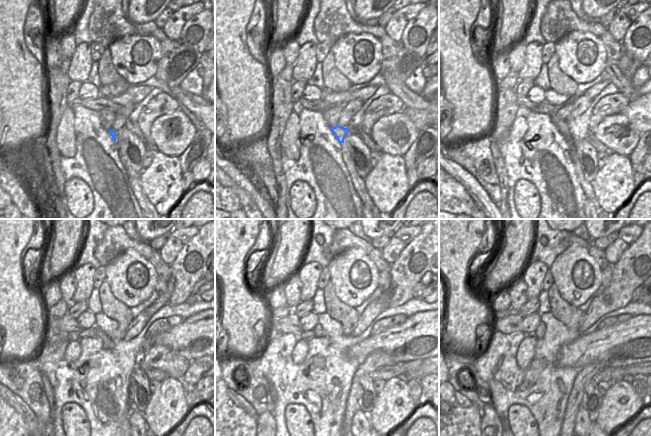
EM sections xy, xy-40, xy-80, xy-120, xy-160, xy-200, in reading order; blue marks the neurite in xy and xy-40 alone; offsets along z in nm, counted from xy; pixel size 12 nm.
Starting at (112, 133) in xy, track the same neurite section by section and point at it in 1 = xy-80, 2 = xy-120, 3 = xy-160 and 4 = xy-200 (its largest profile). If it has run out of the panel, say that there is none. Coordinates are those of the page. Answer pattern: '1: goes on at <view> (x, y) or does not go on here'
1: goes on at xy-80 (544, 107)
2: goes on at xy-120 (93, 332)
3: goes on at xy-160 (317, 332)
4: goes on at xy-200 (540, 331)

